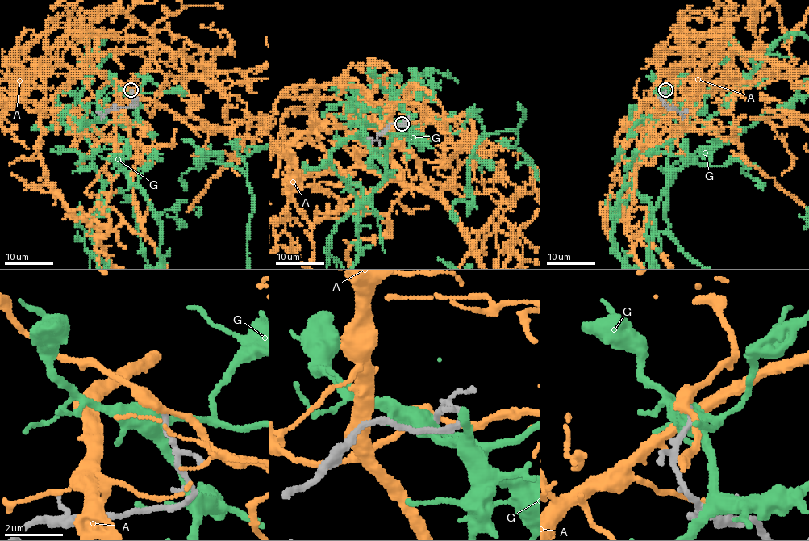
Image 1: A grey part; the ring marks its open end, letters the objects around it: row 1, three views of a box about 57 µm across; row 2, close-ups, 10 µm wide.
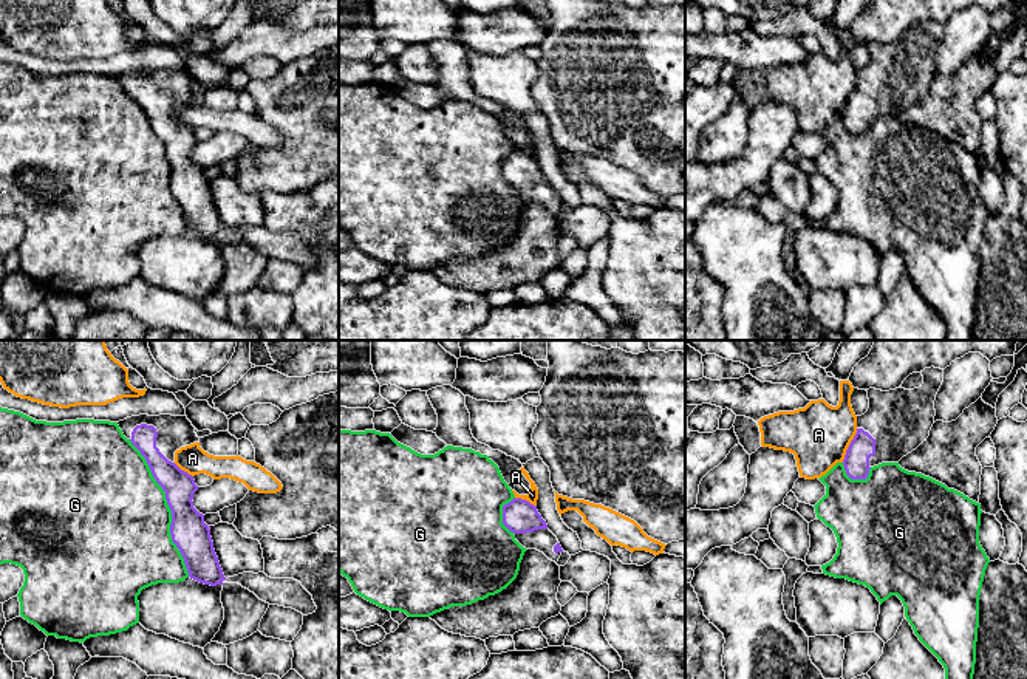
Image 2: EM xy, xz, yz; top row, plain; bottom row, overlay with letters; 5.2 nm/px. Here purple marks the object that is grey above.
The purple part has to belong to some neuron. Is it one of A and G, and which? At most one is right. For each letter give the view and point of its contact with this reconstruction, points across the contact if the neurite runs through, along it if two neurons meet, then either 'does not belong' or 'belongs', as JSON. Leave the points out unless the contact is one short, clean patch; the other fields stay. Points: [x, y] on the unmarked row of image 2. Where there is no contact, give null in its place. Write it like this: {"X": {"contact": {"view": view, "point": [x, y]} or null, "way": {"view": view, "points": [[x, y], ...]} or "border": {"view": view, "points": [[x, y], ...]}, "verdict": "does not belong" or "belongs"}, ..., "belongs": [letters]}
{"A": {"contact": {"view": "yz", "point": [849, 99]}, "border": {"view": "yz", "points": [[857, 82], [842, 115]]}, "verdict": "does not belong"}, "G": {"contact": {"view": "xy", "point": [169, 160]}, "verdict": "does not belong"}, "belongs": []}

